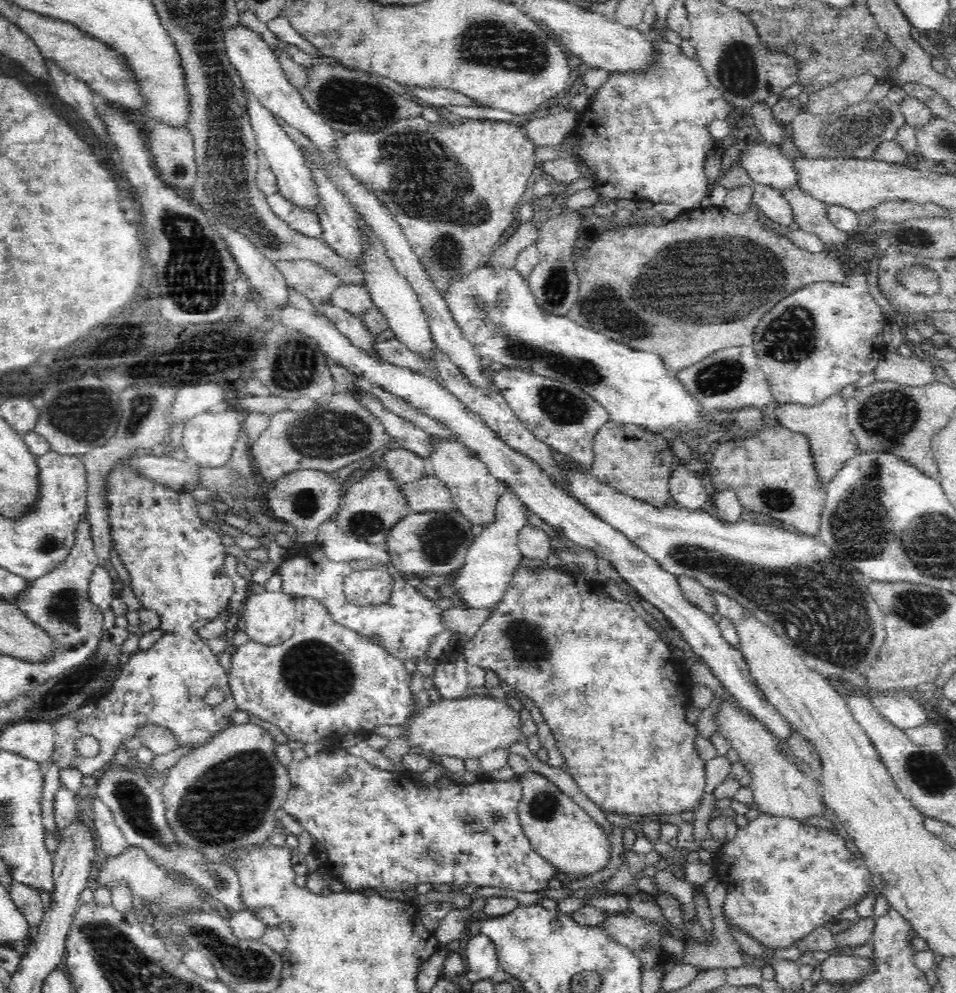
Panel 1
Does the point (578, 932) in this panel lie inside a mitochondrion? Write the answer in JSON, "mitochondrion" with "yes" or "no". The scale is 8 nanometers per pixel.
{"mitochondrion":"no"}

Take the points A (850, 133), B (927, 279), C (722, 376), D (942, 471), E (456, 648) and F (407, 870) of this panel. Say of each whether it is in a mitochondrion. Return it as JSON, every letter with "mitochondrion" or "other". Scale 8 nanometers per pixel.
{"A":"mitochondrion","B":"other","C":"mitochondrion","D":"other","E":"other","F":"other"}

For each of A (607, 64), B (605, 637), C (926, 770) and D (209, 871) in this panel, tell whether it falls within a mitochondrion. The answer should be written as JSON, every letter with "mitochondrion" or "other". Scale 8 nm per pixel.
{"A":"other","B":"other","C":"mitochondrion","D":"mitochondrion"}

